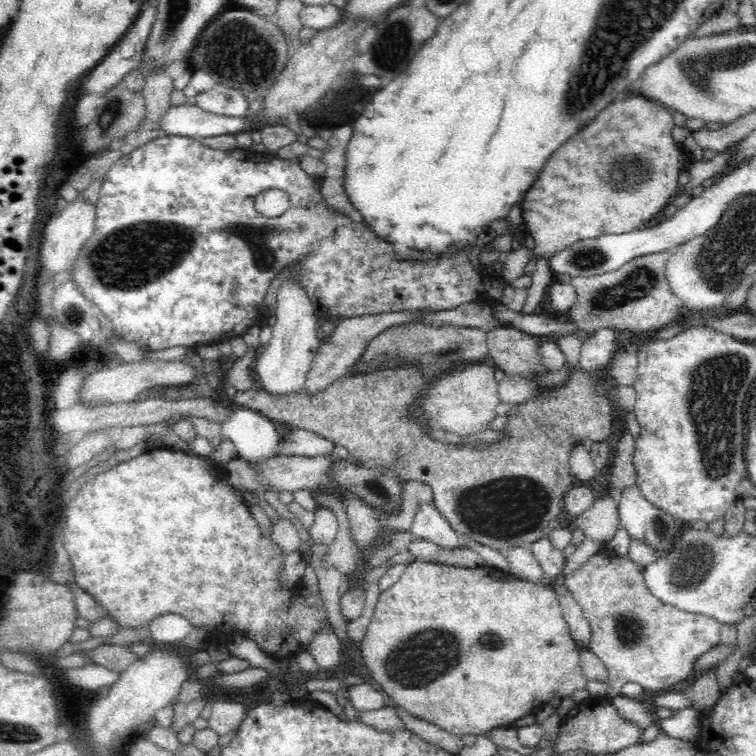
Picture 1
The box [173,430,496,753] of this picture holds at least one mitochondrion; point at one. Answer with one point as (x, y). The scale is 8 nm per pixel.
(420, 660)

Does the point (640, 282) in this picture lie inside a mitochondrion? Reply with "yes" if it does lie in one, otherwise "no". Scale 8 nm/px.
yes

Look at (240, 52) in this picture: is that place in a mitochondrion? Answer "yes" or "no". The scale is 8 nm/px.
yes

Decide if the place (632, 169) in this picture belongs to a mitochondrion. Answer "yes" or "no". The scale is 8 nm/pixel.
yes

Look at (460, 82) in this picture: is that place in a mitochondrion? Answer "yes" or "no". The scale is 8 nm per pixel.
no

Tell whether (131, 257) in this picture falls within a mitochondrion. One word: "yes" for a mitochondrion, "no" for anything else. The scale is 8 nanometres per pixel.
yes

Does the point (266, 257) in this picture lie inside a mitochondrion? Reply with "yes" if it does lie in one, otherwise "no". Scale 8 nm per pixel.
yes

